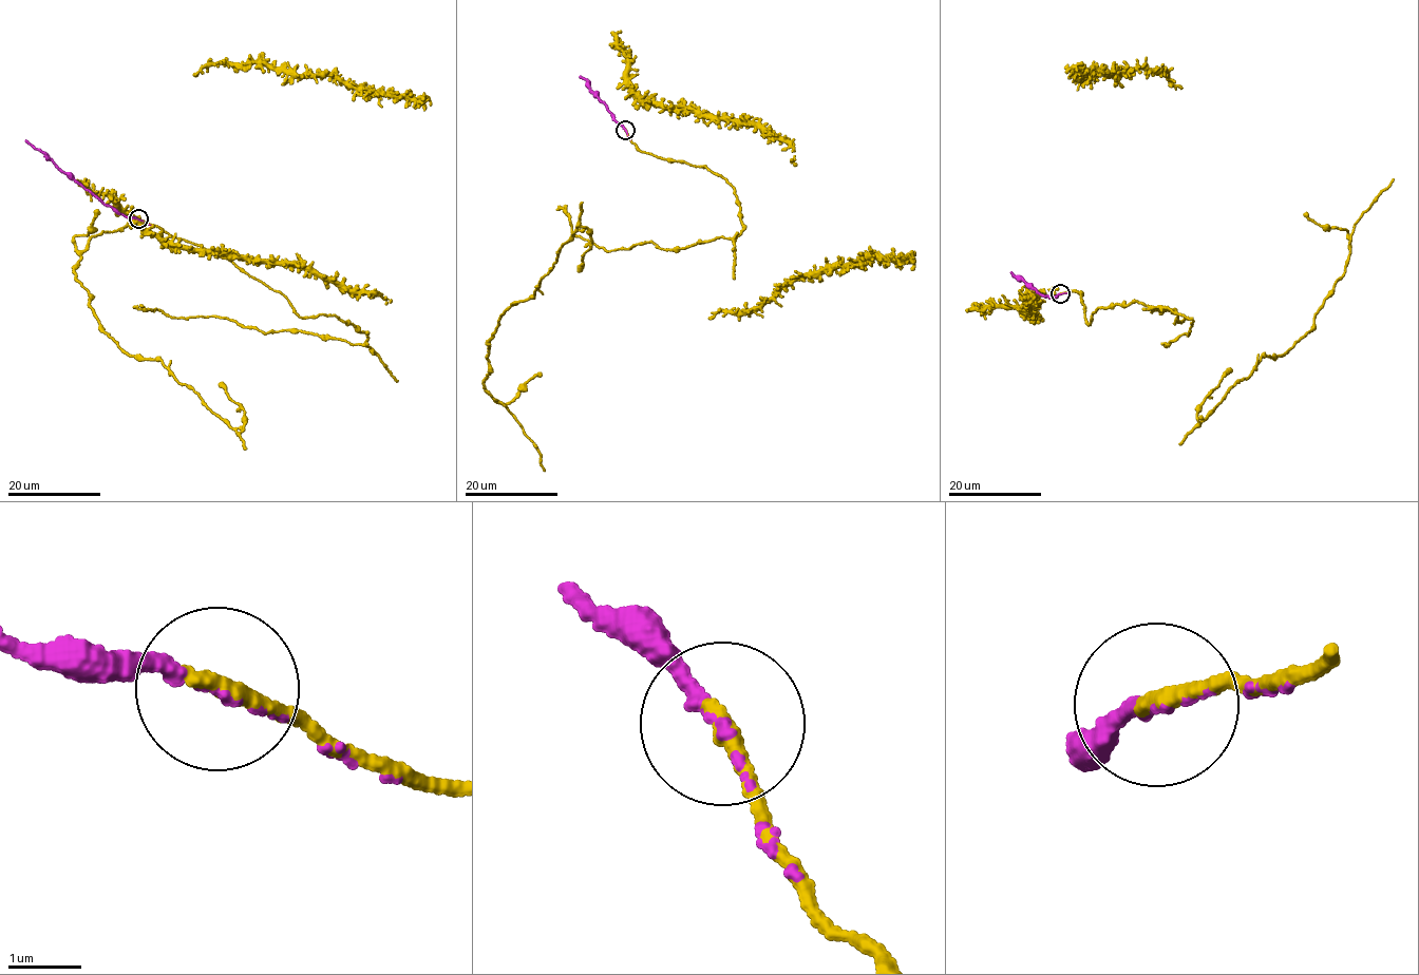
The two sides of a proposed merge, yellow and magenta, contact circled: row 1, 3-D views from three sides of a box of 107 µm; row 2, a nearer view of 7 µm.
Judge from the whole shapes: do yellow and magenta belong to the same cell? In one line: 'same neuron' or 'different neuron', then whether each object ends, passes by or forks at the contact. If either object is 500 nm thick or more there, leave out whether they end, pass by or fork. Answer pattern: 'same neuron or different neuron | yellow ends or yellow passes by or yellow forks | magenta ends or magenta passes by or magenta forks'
same neuron | yellow ends | magenta ends

